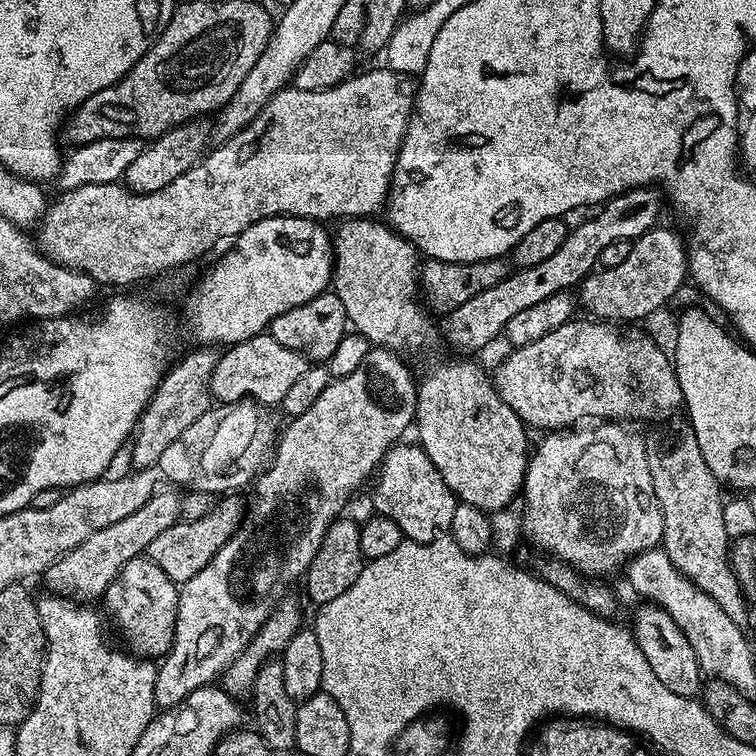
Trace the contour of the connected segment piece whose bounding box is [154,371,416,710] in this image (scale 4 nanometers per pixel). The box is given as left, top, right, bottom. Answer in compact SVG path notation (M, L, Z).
M363 371L333 379L332 383L326 386L326 390L322 390L322 395L318 397L318 402L314 402L314 406L310 406L310 410L306 410L306 414L295 417L289 423L292 425L285 432L283 429L276 445L276 454L273 456L271 464L263 469L254 481L256 501L250 504L250 514L245 515L240 527L236 529L236 533L226 542L226 546L222 546L222 550L218 550L218 554L214 554L214 558L210 558L210 562L206 566L202 566L202 570L198 570L198 574L194 574L194 578L190 578L185 584L179 585L178 591L180 597L178 598L178 618L176 619L176 629L174 630L174 642L170 646L170 650L164 653L156 669L154 694L156 695L156 703L161 709L175 708L177 704L184 703L188 699L188 695L194 690L209 687L213 682L219 681L223 677L224 671L247 650L248 644L256 637L258 630L266 622L266 618L272 616L276 605L285 599L287 592L284 591L296 579L297 583L307 573L310 562L314 562L314 558L322 546L322 540L326 538L326 530L330 530L330 526L343 513L340 511L347 506L348 499L363 486L364 479L371 472L373 475L379 469L384 456L392 449L392 445L403 437L400 435L407 428L409 431L413 427L416 418L415 403L406 402L400 408L368 408L368 400L364 400L365 384L365 373Z

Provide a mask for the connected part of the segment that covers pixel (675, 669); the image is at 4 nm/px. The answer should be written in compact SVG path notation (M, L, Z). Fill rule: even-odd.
M647 602L641 603L639 606L641 608L637 610L632 624L630 623L630 631L636 640L638 650L642 650L646 662L650 662L650 670L654 670L654 674L658 674L658 682L662 682L662 686L666 686L666 690L674 690L674 694L687 700L699 697L702 692L702 683L700 684L702 673L698 658L694 654L694 646L690 646L690 642L684 637L678 626L678 622L674 622L674 618L670 618L670 614L666 614L666 610Z

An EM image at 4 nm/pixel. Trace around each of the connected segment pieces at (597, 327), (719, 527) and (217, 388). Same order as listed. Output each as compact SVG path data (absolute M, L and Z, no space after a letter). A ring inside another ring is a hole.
M573 318L565 322L562 326L558 326L558 330L550 330L550 334L538 338L538 342L530 342L521 348L512 348L509 351L509 356L497 366L496 376L494 372L496 393L500 395L502 402L506 402L506 406L510 406L510 410L514 410L514 414L518 414L520 421L529 429L545 428L543 431L551 434L561 430L571 429L573 426L584 422L579 422L579 420L584 420L587 416L593 416L593 421L596 422L632 422L628 420L668 420L676 411L679 413L684 399L682 398L682 390L678 386L676 370L669 353L667 356L648 336L623 336L622 333L615 332L612 329L615 327L611 323L588 320Z
M683 427L677 430L673 440L664 440L656 445L653 443L648 449L650 479L654 482L654 494L662 510L662 526L664 527L662 550L687 580L696 584L698 590L708 594L734 623L744 626L747 625L750 604L744 599L744 591L740 588L738 578L732 569L730 529L728 519L724 516L726 499L723 494L725 493L722 491L722 485L714 478L710 466L706 466L706 458L702 458L698 450L698 442L694 438L691 427Z
M261 334L244 340L241 344L231 345L228 352L219 357L214 366L214 374L210 378L208 389L212 392L213 401L220 404L236 403L250 398L265 406L283 405L286 394L302 374L310 367L309 361L294 350L286 350L286 346L274 342L274 338Z

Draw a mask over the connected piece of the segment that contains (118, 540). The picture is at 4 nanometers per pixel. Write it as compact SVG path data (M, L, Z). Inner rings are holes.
M157 491L142 506L142 510L134 510L130 518L122 518L122 522L114 522L114 526L106 526L106 530L98 530L98 534L90 534L86 542L74 546L74 550L58 558L42 574L42 580L48 583L47 591L77 602L92 602L92 599L103 597L105 590L114 582L114 578L135 556L147 553L150 542L162 534L162 530L170 530L180 520L181 497L175 491Z

